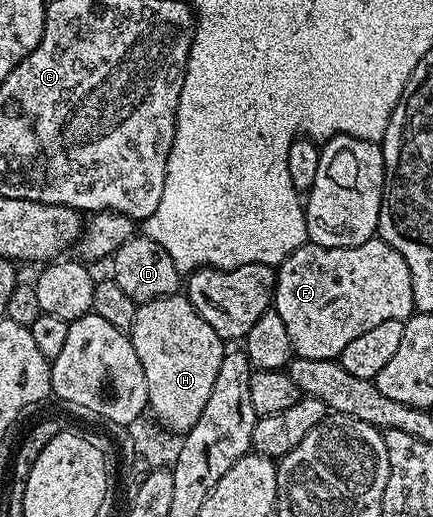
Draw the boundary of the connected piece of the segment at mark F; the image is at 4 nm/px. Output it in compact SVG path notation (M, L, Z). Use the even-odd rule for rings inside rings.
M380 237L371 238L363 245L354 247L324 247L307 241L284 259L276 272L272 310L283 317L283 325L287 329L287 337L291 337L294 352L303 357L337 359L350 341L367 333L367 329L375 329L375 325L382 321L404 321L415 311L407 261Z

